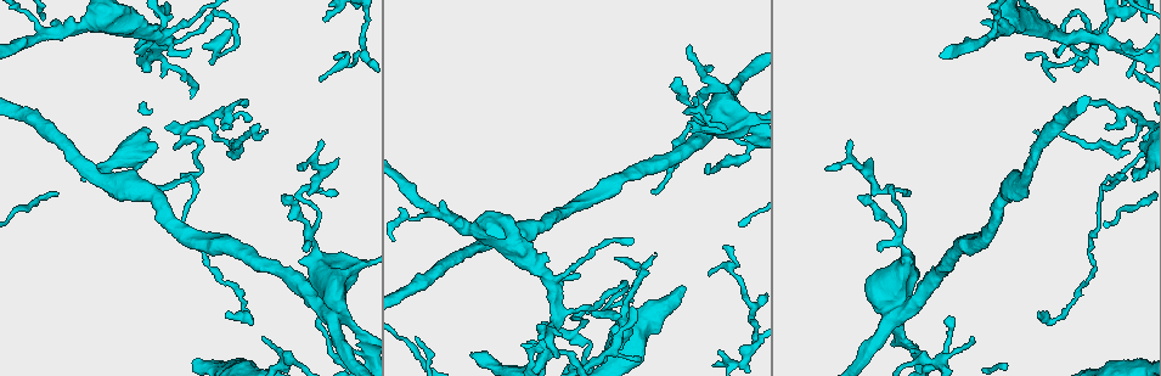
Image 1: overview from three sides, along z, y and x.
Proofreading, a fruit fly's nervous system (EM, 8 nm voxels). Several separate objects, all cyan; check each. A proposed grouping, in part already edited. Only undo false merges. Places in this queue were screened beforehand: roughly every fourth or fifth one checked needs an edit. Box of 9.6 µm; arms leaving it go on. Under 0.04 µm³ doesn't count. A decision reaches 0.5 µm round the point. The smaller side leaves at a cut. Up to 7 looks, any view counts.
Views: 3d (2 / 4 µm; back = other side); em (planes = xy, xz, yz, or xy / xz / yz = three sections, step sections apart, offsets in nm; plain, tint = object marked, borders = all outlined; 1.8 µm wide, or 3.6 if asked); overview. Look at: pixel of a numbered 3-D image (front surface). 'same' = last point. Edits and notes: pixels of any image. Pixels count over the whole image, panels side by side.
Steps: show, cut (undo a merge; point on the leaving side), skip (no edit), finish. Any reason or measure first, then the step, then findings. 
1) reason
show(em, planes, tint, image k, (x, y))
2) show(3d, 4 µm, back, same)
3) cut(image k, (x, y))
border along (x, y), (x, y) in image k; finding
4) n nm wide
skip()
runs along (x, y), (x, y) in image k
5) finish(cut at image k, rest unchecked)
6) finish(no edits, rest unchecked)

sharp bend
show(3d, 4 µm, image 1, (329, 304))

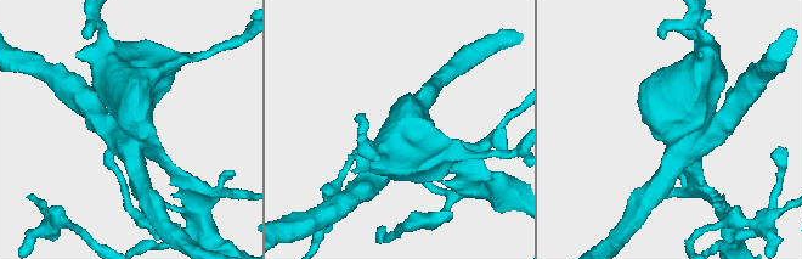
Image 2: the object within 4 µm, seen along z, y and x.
show(em, 3.6 µm, planes, tint, image 2, (130, 131))

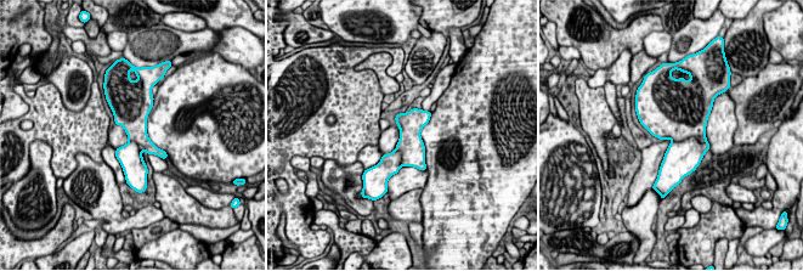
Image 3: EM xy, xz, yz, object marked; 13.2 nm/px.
320 nm wide
cut(image 3, (686, 154))
a second neuron is stuck on

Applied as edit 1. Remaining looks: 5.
show(overview)

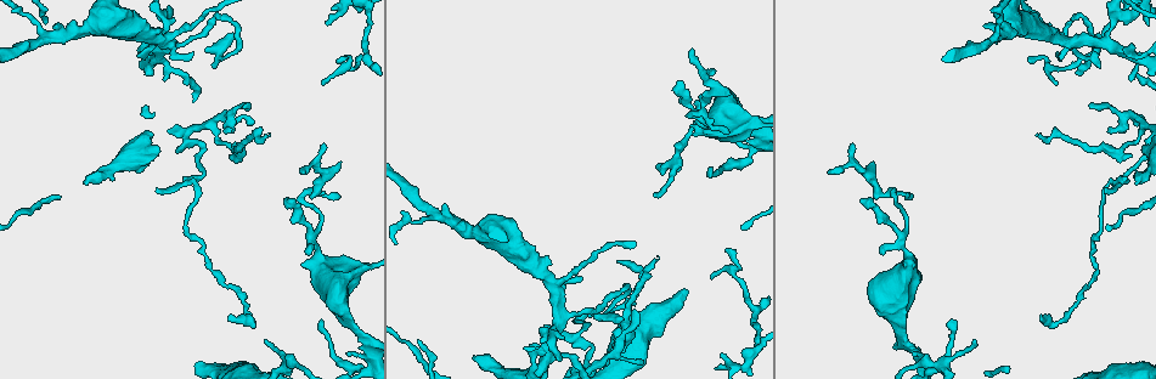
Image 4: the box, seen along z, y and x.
sharp bend
show(3d, 4 µm, image 4, (1136, 62))

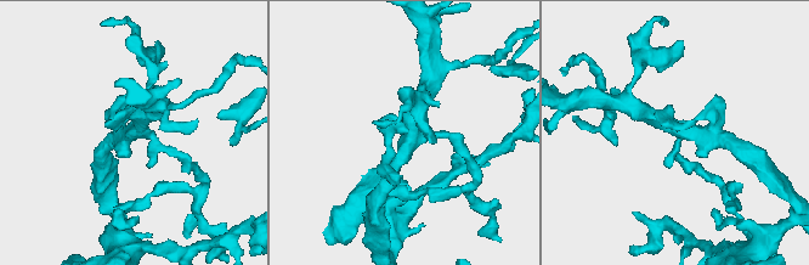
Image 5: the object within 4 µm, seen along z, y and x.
show(em, xy, step 8, tint, image 5, (142, 128))

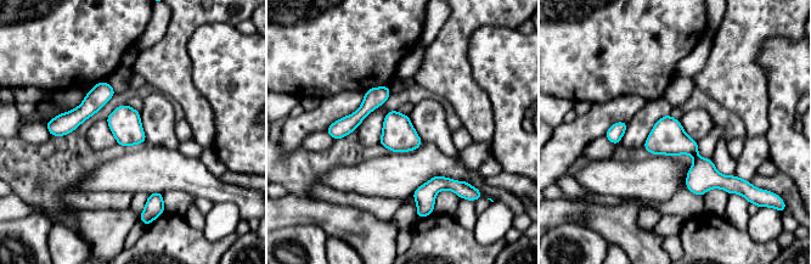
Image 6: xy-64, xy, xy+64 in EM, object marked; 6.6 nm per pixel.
cut it another way
show(em, planes, tint, same)

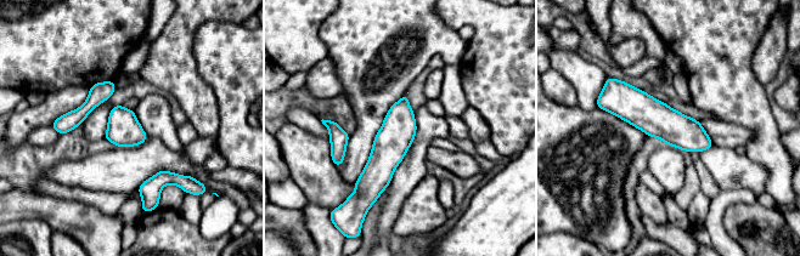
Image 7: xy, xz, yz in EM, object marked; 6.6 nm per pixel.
skip()
runs along (604, 104), (631, 104), (709, 143) in image 7; continuous, no second neuron

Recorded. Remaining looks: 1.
finish(cut at image 3, rest unchecked)

